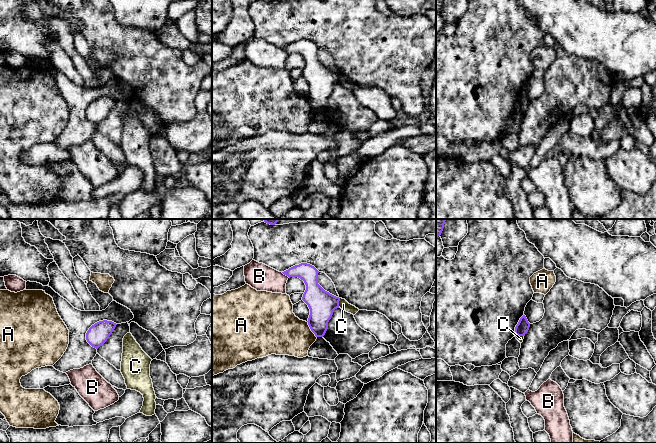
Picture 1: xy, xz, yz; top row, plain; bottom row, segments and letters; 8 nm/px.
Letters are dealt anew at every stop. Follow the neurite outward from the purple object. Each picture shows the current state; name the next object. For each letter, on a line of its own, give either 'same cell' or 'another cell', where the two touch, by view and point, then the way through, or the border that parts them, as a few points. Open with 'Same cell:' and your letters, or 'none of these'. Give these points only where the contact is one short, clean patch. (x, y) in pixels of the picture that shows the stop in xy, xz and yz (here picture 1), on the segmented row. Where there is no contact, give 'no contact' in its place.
Same cell: none of these
A: another cell; meets purple in xz at (310, 328)
B: another cell; meets purple in xz at (285, 274)
C: another cell; meets purple in xz at (338, 302); border along xz (340, 298), (338, 306)

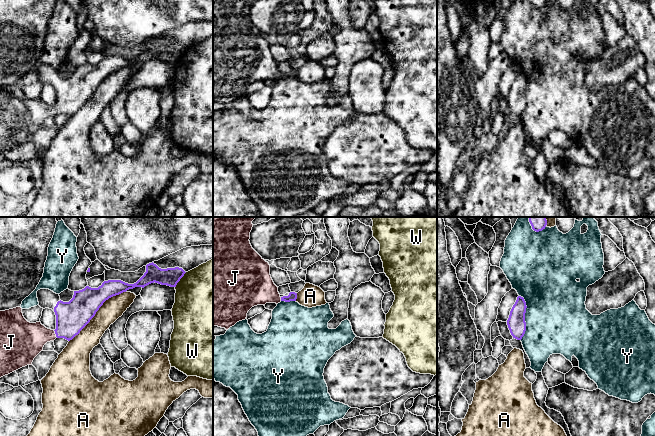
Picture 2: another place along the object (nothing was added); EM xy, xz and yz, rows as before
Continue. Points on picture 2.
Same cell: J
A: another cell; meets purple in xy at (97, 310)
J: same cell; meets purple in xy at (55, 333); runs through xy (71, 317), (55, 333), (35, 335), (25, 340)
W: another cell; meets purple in xy at (179, 280); border along xy (186, 272), (175, 287)
Y: another cell; meets purple in yz at (524, 317)

